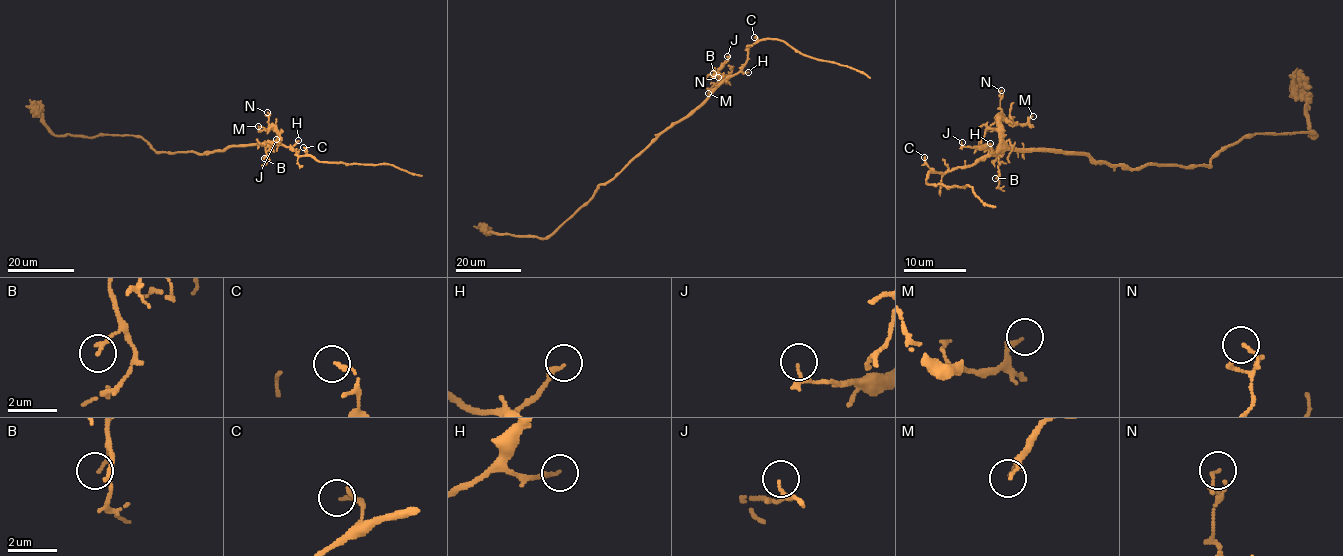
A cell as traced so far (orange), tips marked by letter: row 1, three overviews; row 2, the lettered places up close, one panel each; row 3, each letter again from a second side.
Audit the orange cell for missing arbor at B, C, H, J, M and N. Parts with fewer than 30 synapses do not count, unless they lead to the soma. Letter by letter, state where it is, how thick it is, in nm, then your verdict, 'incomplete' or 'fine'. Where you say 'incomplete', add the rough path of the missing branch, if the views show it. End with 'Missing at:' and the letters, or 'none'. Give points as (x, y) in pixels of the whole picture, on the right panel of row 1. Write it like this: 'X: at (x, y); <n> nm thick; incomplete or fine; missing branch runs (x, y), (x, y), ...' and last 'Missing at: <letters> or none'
B: at (995, 178); 130 nm thick; fine
C: at (924, 157); 140 nm thick; fine
H: at (990, 143); 200 nm thick; fine
J: at (962, 142); 80 nm thick; fine
M: at (1033, 116); 180 nm thick; fine
N: at (1001, 90); 100 nm thick; fine
Missing at: none

